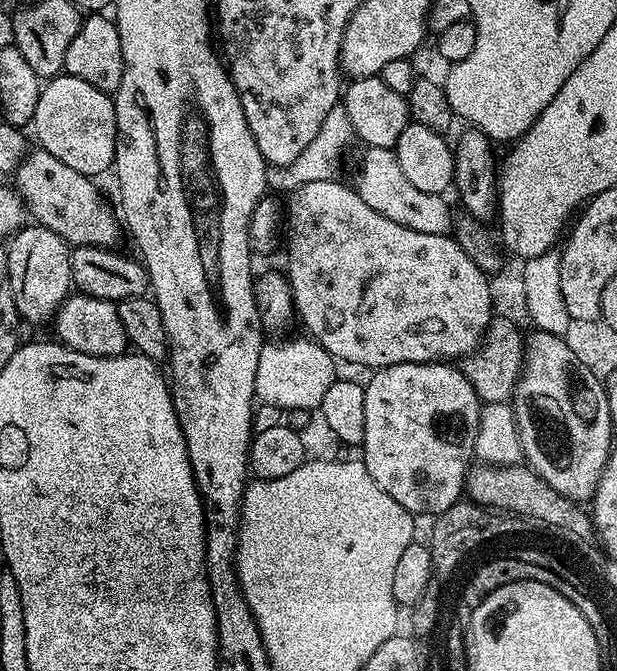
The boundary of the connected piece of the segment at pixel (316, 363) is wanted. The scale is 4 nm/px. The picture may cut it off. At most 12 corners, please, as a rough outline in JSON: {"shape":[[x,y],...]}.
{"shape":[[311,338],[265,343],[256,400],[319,409],[337,361]]}

